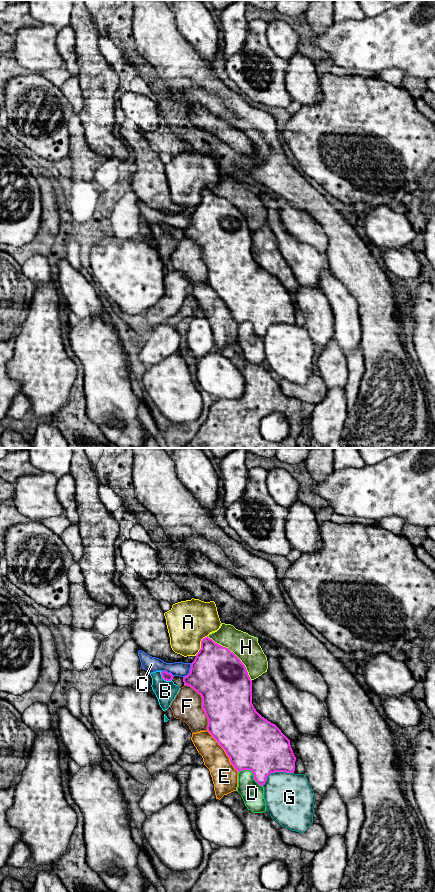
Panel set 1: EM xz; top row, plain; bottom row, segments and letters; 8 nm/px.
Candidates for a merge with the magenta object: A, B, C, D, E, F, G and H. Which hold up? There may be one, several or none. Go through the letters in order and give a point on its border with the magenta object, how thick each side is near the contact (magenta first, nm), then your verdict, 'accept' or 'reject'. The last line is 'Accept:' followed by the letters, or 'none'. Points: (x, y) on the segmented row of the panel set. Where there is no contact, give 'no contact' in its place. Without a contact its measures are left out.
A: meets magenta in xz at (201, 645); 420 nm thick on the magenta side, 360 nm on the other; reject
B: meets magenta in xz at (164, 679); 70 nm thick on the magenta side, 170 nm on the other; reject
C: meets magenta in xz at (190, 671); 420 nm thick on the magenta side, 120 nm on the other; reject
D: meets magenta in xz at (252, 772); 440 nm thick on the magenta side, 180 nm on the other; reject
E: meets magenta in xz at (225, 751); 440 nm thick on the magenta side, 200 nm on the other; reject
F: meets magenta in xz at (202, 704); 420 nm thick on the magenta side, 240 nm on the other; reject
G: meets magenta in xz at (276, 771); 420 nm thick on the magenta side, 380 nm on the other; reject
H: meets magenta in xz at (234, 654); 420 nm thick on the magenta side, 200 nm on the other; reject
Accept: none

